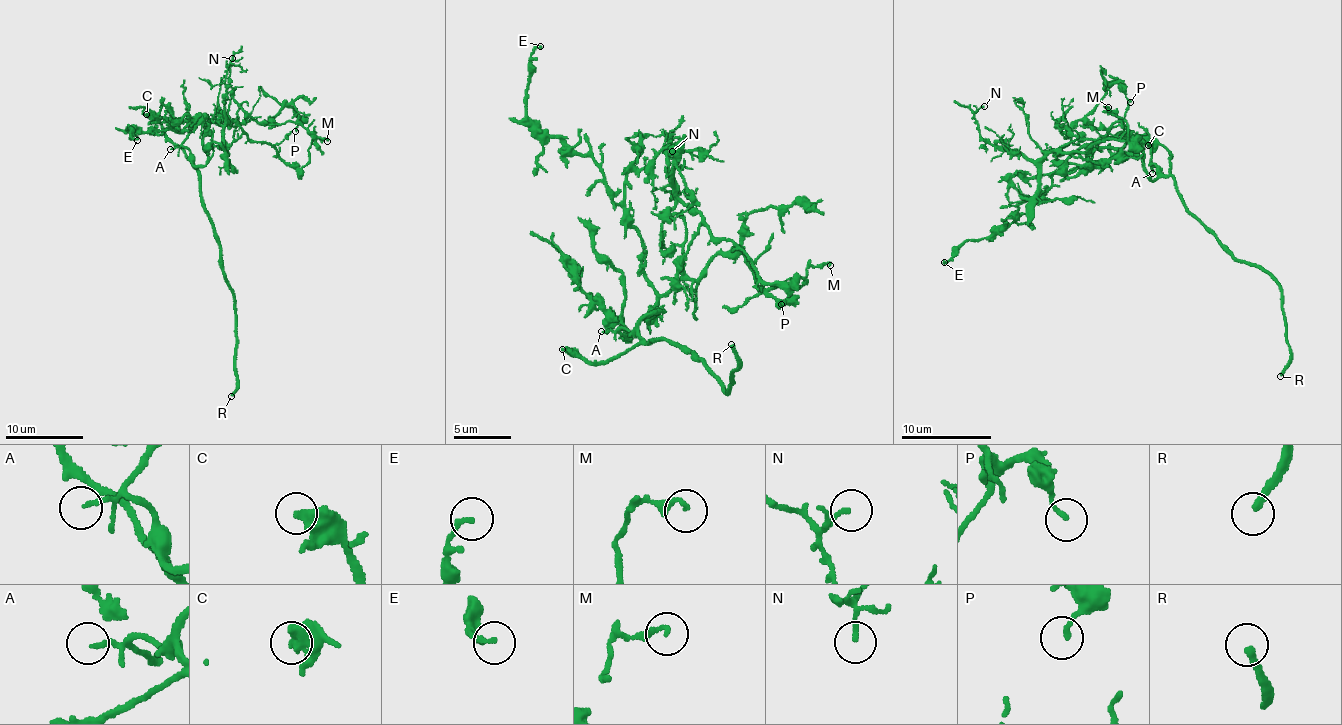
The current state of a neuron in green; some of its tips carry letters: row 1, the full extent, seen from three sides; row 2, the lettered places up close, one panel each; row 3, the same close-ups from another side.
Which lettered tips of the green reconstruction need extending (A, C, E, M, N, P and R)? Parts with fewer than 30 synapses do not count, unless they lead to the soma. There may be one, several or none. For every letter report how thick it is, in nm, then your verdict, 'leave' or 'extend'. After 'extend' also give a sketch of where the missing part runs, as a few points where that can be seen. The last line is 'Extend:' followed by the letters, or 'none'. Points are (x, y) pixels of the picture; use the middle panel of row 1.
A: 140 nm | leave
C: 360 nm | extend | (562, 349), (542, 336), (482, 276), (498, 256), (491, 202), (474, 180)
E: 180 nm | leave
M: 140 nm | leave
N: 130 nm | leave
P: 170 nm | leave
R: 240 nm | extend
Extend: C, R

